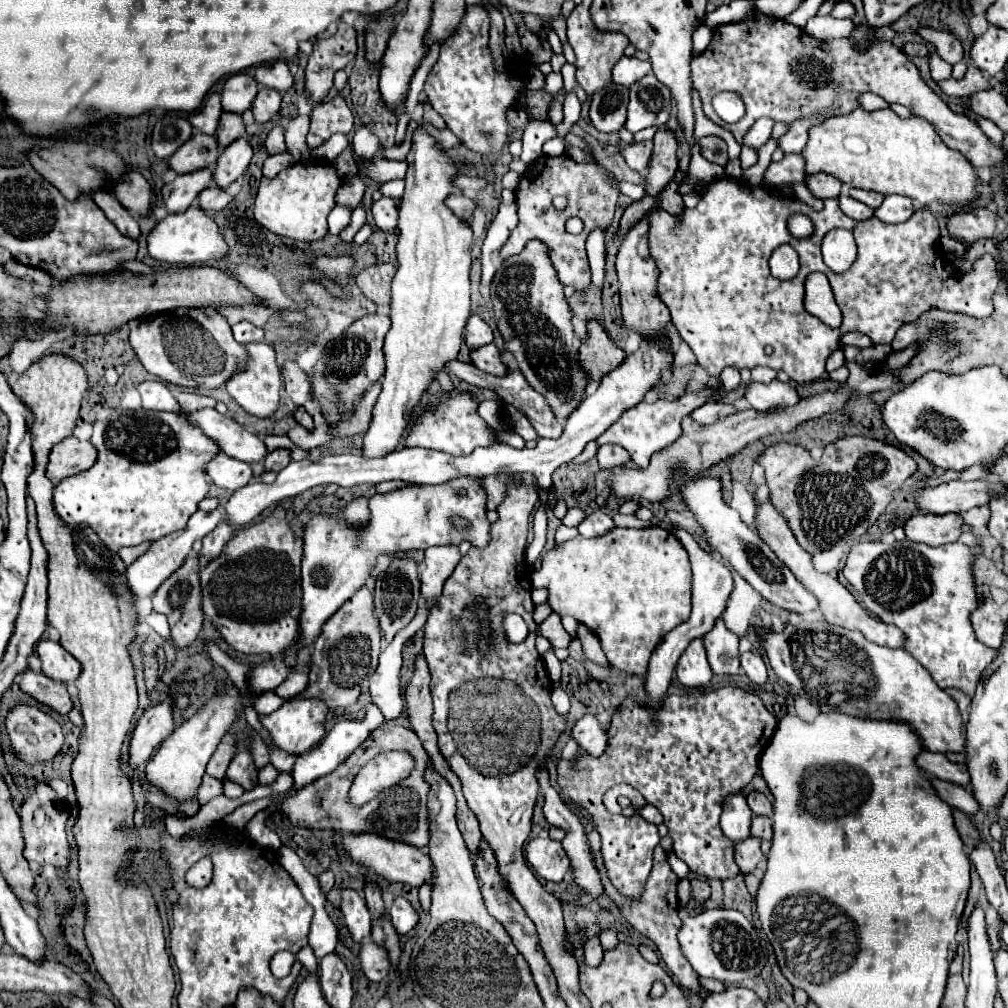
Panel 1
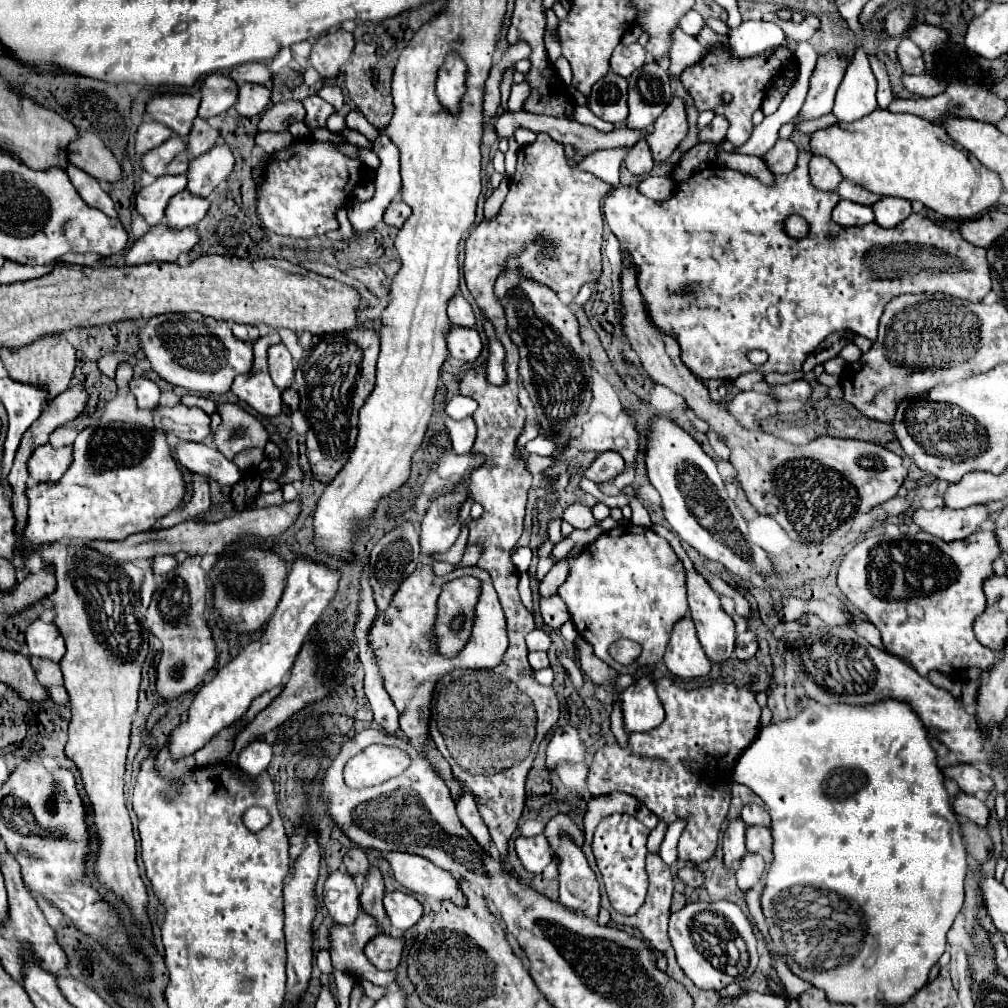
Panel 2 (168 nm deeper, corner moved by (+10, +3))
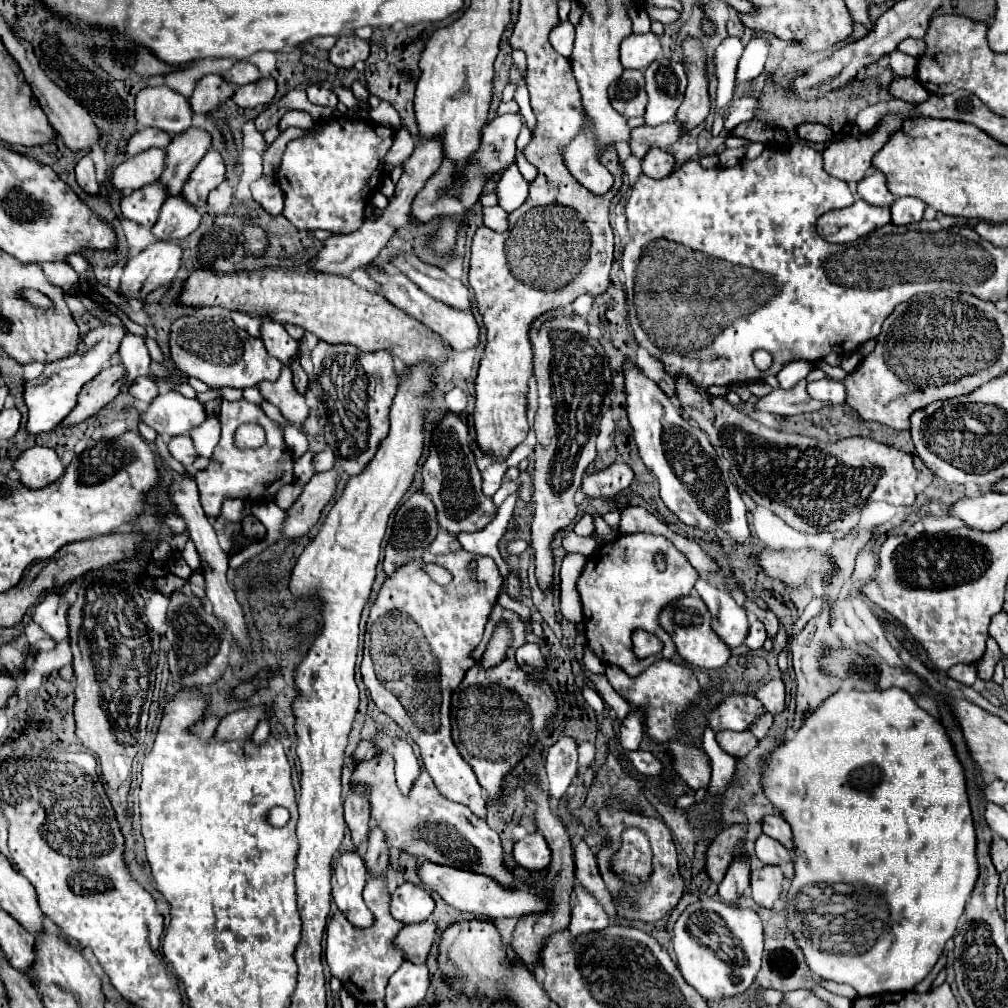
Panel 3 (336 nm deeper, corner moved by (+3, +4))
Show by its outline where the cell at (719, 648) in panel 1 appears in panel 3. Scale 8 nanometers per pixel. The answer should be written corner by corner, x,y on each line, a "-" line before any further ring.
702,578
696,580
694,590
712,616
712,630
716,632
716,636
726,642
728,648
740,646
748,634
746,610
738,606
726,590
720,590

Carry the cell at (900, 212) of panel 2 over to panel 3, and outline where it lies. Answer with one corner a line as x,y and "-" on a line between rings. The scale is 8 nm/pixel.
896,198
894,204
890,206
892,224
902,226
902,224
920,222
922,214
924,214
924,208
926,208
926,204
918,198

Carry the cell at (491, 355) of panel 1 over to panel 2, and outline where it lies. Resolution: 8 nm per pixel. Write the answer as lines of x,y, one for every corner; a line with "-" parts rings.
451,325
445,339
447,339
447,349
451,357
463,359
463,361
475,361
481,353
481,337
473,327

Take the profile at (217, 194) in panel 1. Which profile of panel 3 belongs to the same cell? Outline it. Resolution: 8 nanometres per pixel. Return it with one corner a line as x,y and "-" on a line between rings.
182,194
168,198
160,210
160,218
154,224
152,232
158,240
180,240
192,234
200,222
198,208
190,206

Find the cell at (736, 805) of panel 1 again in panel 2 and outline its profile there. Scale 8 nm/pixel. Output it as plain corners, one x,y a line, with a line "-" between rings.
741,817
731,819
731,823
725,831
725,837
723,837
723,853
725,853
723,863
725,863
725,869
735,869
737,863
747,855
745,829
747,829
747,825
743,823

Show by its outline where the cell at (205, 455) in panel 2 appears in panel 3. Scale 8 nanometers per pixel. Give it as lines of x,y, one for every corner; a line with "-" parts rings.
174,436
168,444
168,450
184,466
190,466
198,458
198,452
196,452
194,442
192,442
190,436

